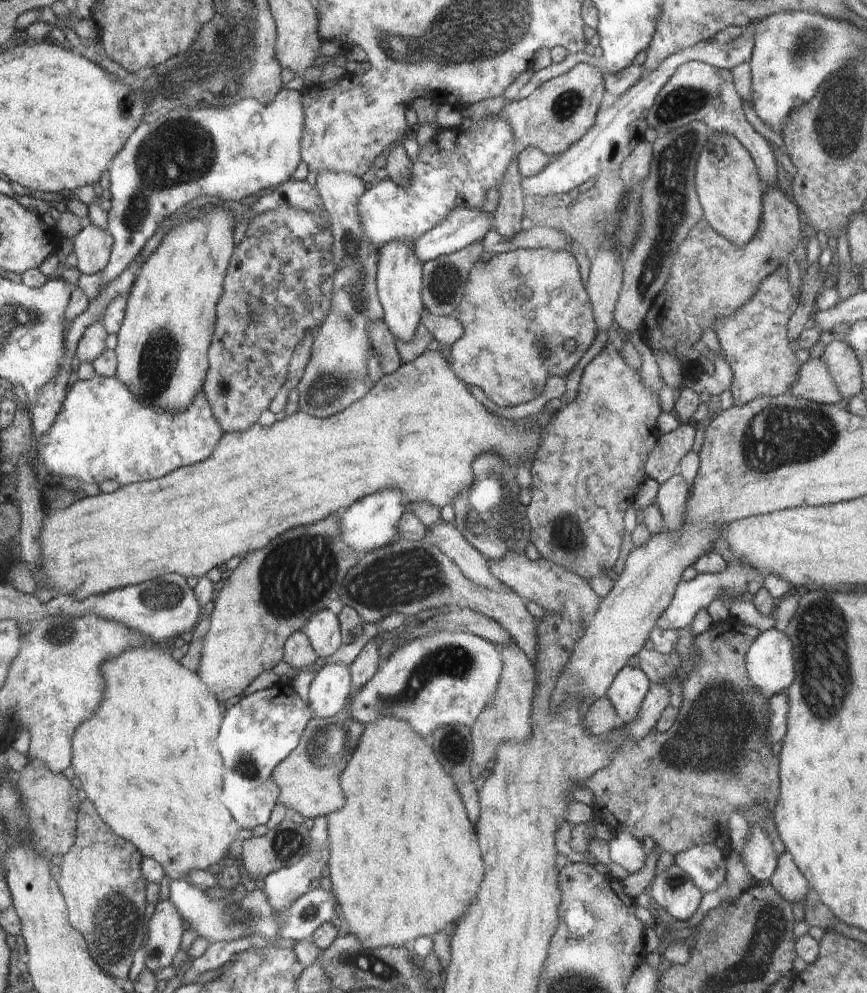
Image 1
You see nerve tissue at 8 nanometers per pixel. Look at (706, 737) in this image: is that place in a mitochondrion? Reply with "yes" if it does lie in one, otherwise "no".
yes

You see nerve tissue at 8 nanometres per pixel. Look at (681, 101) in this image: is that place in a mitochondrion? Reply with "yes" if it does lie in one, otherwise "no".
yes

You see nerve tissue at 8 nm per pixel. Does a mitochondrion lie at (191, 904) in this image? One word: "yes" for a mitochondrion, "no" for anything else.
no

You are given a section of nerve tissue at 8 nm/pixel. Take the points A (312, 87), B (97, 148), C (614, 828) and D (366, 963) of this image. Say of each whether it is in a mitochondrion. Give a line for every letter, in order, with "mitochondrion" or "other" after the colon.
A: other
B: other
C: other
D: mitochondrion

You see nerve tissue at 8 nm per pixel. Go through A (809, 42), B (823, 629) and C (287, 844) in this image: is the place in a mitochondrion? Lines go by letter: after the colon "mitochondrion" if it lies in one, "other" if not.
A: mitochondrion
B: mitochondrion
C: mitochondrion

